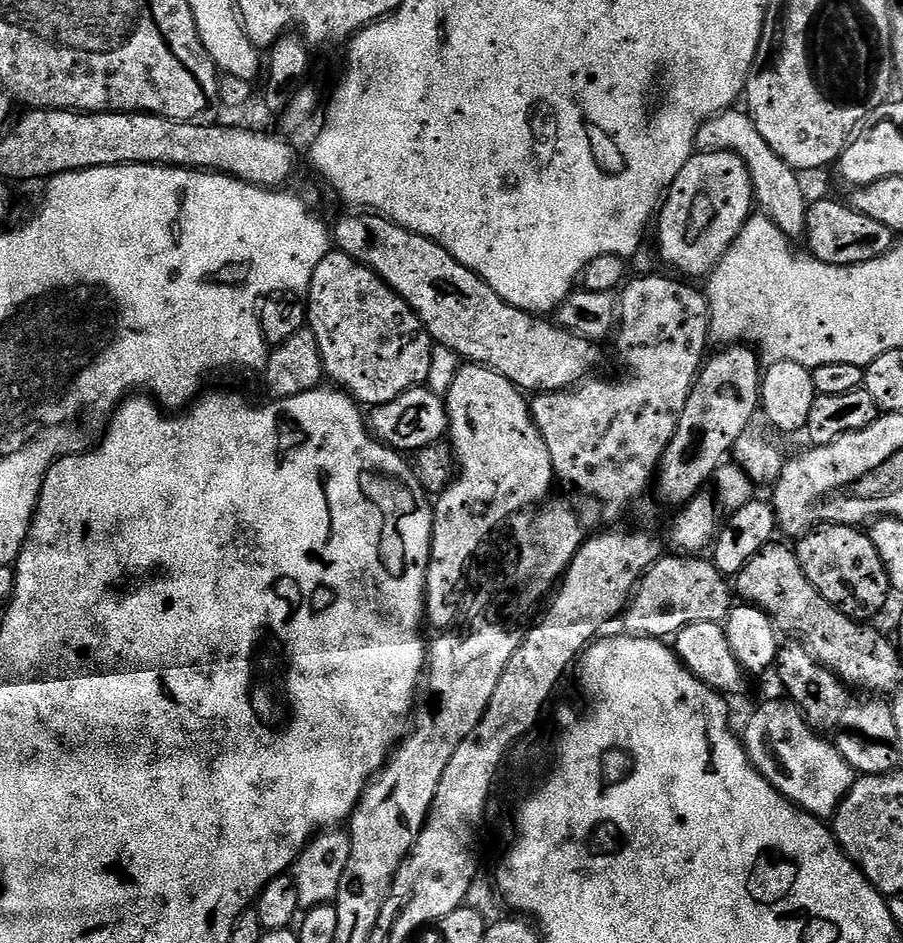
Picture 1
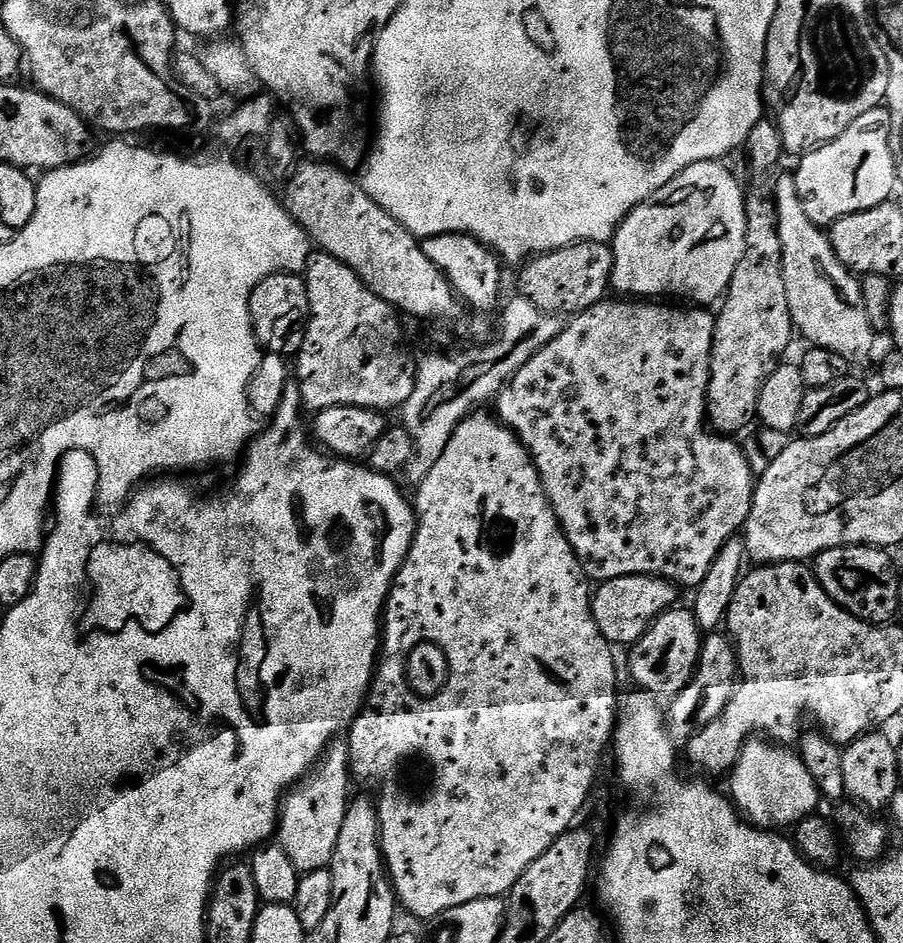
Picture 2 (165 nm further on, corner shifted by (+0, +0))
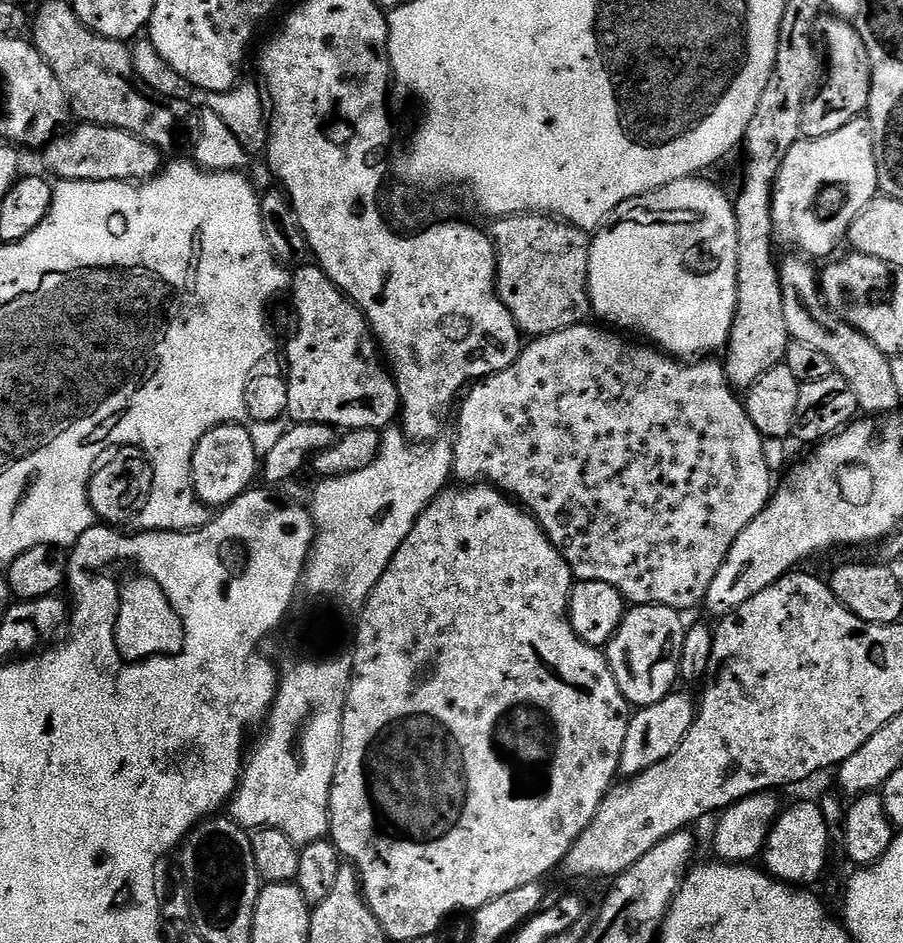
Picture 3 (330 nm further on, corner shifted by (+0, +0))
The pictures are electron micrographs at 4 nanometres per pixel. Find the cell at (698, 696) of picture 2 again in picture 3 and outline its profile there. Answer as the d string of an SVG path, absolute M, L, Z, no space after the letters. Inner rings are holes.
M673 690L668 693L662 702L651 704L648 708L641 708L628 721L626 730L626 742L622 742L622 758L620 759L619 775L624 778L631 778L642 774L650 766L670 758L674 750L686 738L690 726L696 717L698 707L695 699L691 700L681 690Z

